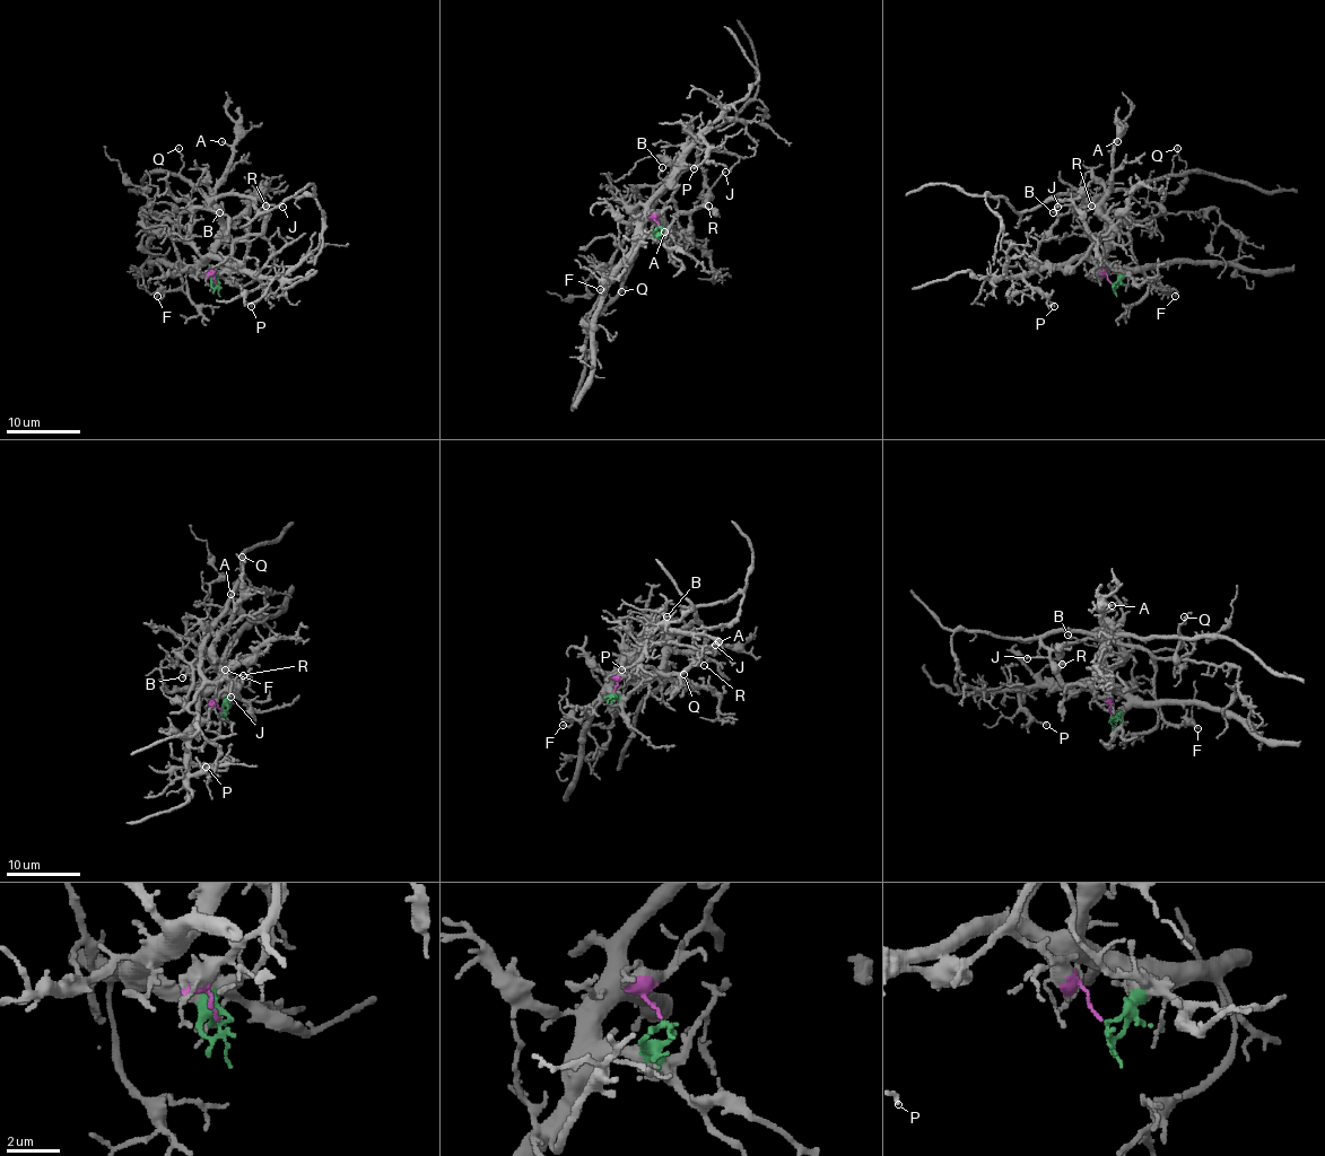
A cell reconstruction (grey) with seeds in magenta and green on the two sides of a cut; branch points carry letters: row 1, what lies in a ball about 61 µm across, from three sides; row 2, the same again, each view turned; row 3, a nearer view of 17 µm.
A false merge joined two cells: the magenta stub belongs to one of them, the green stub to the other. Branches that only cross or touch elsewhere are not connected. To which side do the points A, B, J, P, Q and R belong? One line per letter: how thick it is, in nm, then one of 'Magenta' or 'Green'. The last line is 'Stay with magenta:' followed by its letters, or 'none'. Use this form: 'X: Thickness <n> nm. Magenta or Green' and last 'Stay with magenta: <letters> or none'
A: Thickness 110 nm. Green
B: Thickness 140 nm. Magenta
J: Thickness 120 nm. Magenta
P: Thickness 140 nm. Green
Q: Thickness 100 nm. Magenta
R: Thickness 90 nm. Magenta
Stay with magenta: B, J, Q, R

